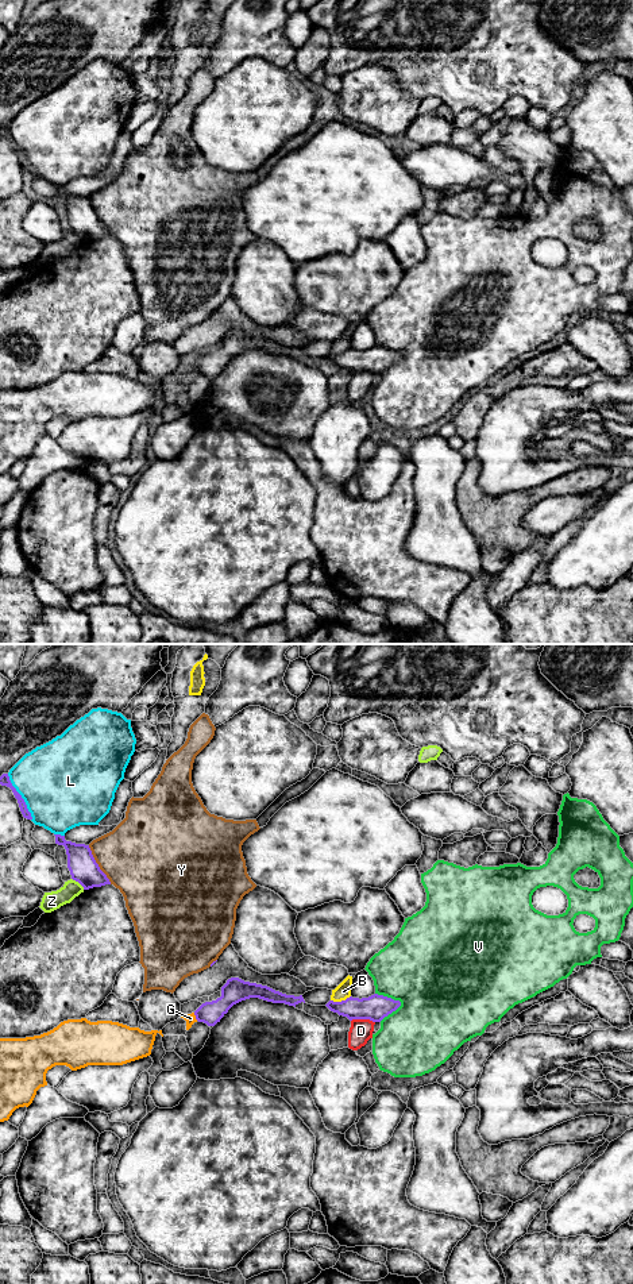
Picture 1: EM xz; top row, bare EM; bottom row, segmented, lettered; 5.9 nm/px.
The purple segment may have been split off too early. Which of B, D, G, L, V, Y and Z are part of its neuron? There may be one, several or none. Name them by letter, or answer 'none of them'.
none of them

